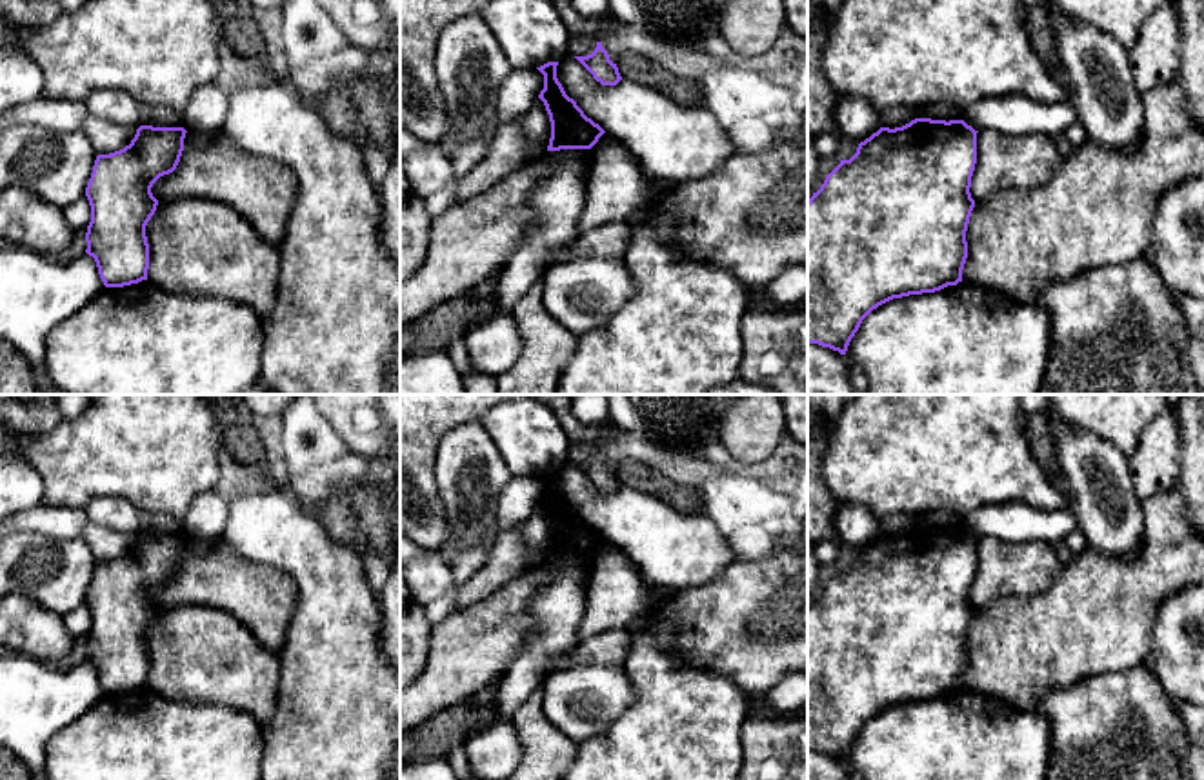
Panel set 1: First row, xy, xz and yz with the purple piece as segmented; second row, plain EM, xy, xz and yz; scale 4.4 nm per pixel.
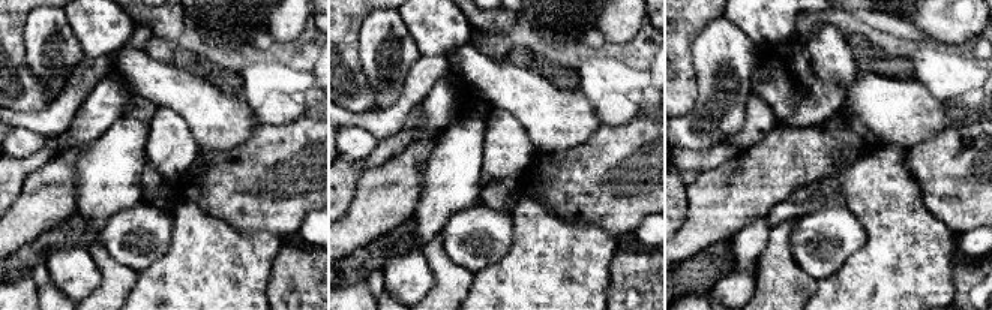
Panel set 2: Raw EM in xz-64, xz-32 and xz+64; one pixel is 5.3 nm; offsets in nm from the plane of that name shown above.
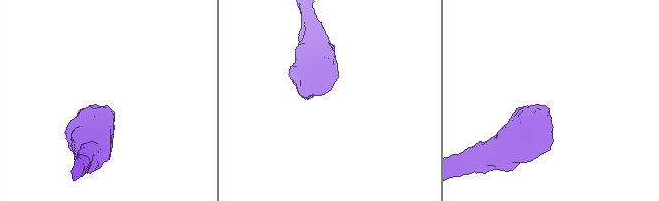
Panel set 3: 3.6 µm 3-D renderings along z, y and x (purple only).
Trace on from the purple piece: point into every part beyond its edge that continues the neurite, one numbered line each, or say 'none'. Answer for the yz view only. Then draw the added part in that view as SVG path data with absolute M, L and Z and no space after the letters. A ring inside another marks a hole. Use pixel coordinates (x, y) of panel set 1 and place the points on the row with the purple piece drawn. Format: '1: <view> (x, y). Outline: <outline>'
none

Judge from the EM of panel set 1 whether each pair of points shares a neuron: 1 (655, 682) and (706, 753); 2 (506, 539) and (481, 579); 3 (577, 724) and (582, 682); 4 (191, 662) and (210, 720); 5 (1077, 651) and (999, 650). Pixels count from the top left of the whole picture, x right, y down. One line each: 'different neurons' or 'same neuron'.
1: same neuron
2: same neuron
3: same neuron
4: different neurons
5: same neuron

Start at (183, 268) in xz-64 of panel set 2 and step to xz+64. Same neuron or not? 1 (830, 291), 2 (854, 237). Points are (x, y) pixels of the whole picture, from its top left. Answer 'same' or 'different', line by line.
1: same
2: different

